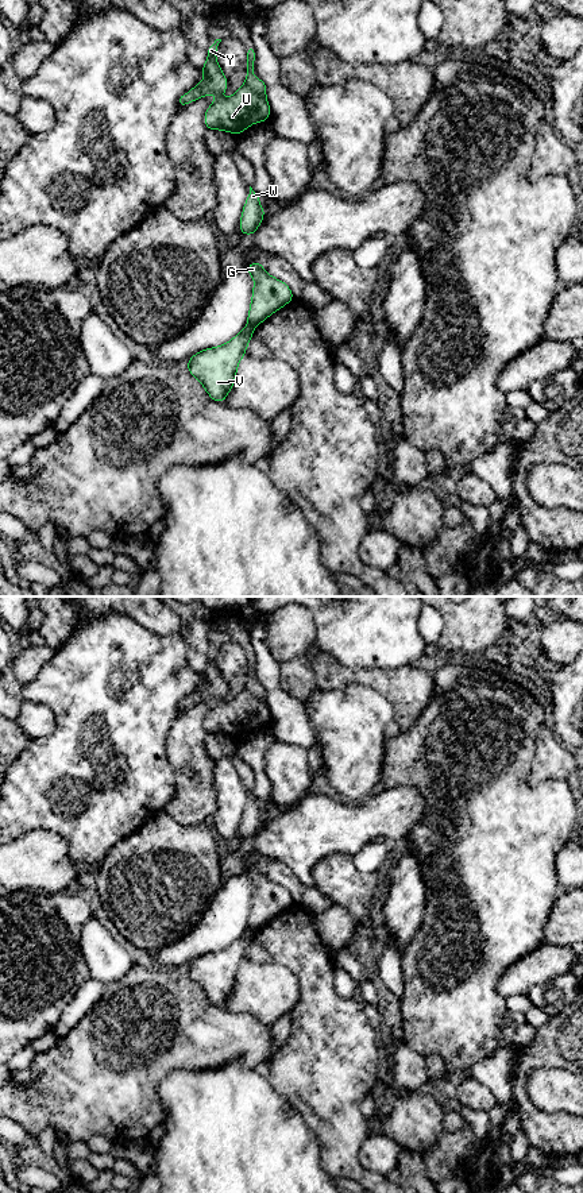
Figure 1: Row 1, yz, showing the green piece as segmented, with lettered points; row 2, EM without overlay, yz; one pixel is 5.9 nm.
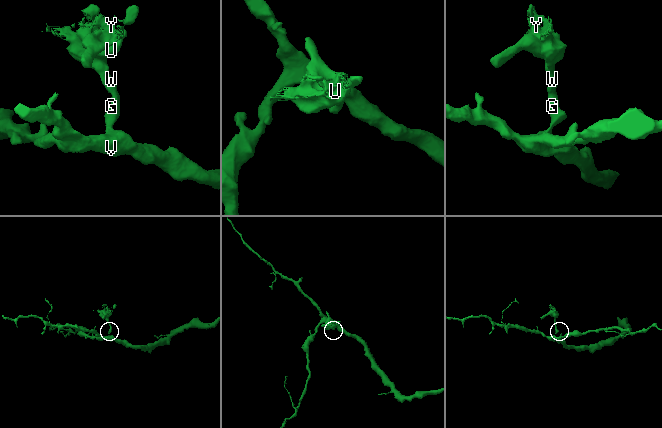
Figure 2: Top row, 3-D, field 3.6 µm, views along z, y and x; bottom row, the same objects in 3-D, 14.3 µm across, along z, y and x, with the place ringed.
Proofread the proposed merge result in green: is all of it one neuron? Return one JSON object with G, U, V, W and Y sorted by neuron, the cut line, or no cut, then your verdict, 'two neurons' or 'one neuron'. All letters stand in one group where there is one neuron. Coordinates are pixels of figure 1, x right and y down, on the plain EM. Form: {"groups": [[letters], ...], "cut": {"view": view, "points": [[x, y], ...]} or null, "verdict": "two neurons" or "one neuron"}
{"groups": [["G", "U", "W", "Y"], ["V"]], "cut": {"view": "yz", "points": [[248, 929], [253, 931]]}, "verdict": "two neurons"}

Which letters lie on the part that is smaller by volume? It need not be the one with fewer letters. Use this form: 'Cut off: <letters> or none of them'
Cut off: G, U, W, Y

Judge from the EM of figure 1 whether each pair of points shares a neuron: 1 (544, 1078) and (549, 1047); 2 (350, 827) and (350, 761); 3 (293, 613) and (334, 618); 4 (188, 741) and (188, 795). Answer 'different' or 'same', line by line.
1: different
2: different
3: different
4: same

